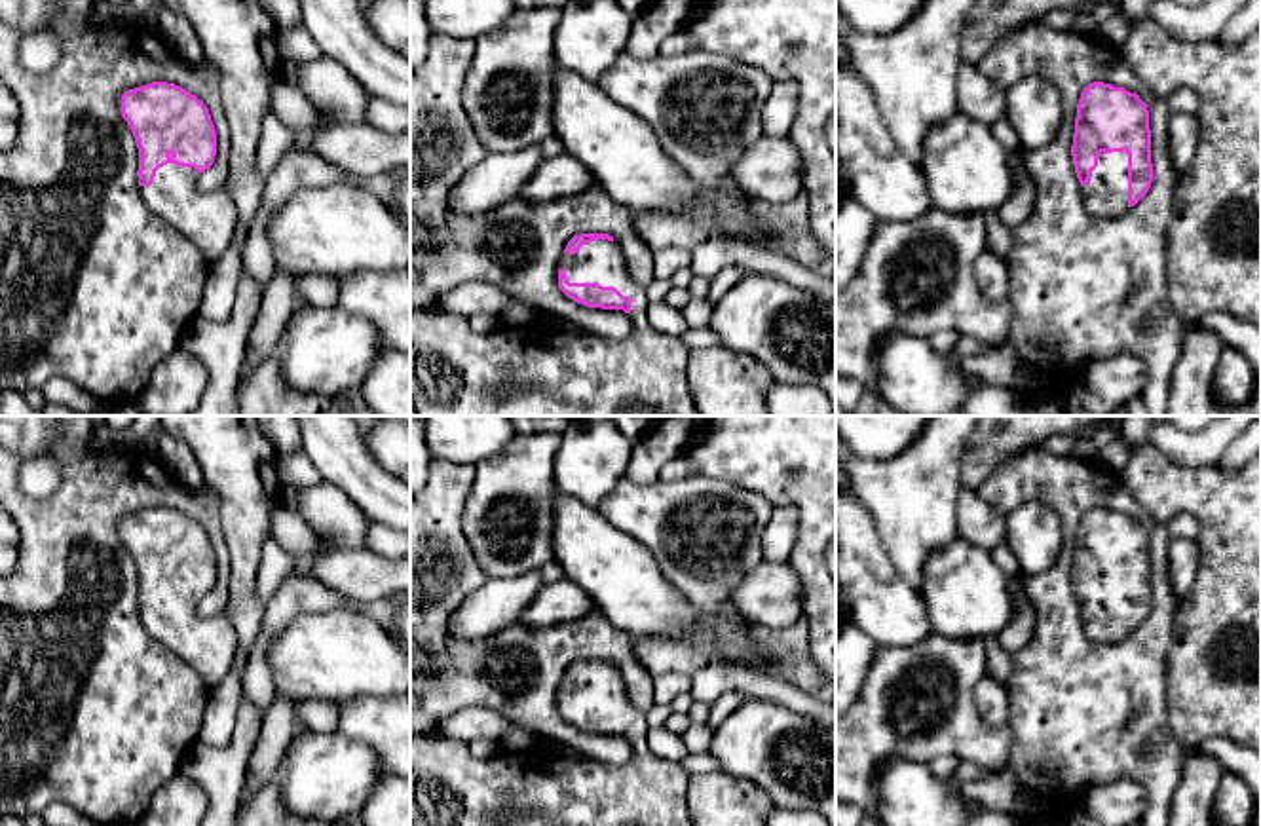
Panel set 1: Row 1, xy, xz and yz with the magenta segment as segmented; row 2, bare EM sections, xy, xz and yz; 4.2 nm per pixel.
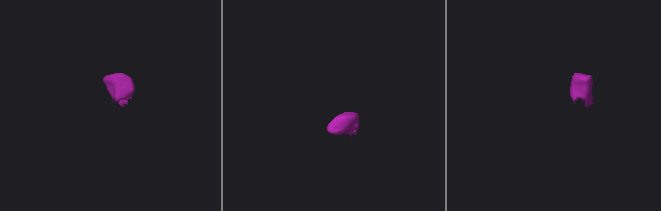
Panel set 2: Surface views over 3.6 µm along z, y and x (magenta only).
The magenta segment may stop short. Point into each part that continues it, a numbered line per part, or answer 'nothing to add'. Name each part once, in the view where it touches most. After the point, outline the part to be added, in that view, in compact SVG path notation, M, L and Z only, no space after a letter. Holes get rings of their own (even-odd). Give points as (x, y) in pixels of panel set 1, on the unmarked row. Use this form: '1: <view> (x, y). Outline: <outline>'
1: yz (1106, 621). Outline: M1111 577L1098 581L1098 592L1090 598L1081 623L1090 642L1115 646L1128 638L1128 579Z

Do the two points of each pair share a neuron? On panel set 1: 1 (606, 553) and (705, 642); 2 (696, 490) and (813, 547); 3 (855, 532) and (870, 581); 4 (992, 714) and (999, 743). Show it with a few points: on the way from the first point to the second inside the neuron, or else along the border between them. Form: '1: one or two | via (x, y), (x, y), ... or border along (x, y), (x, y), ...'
1: one | via (631, 578), (665, 612), (680, 621)
2: two | border along (734, 483), (756, 490), (773, 507)
3: one | via (855, 544), (855, 557), (865, 570)
4: two | border along (978, 686), (980, 716), (1007, 726)

